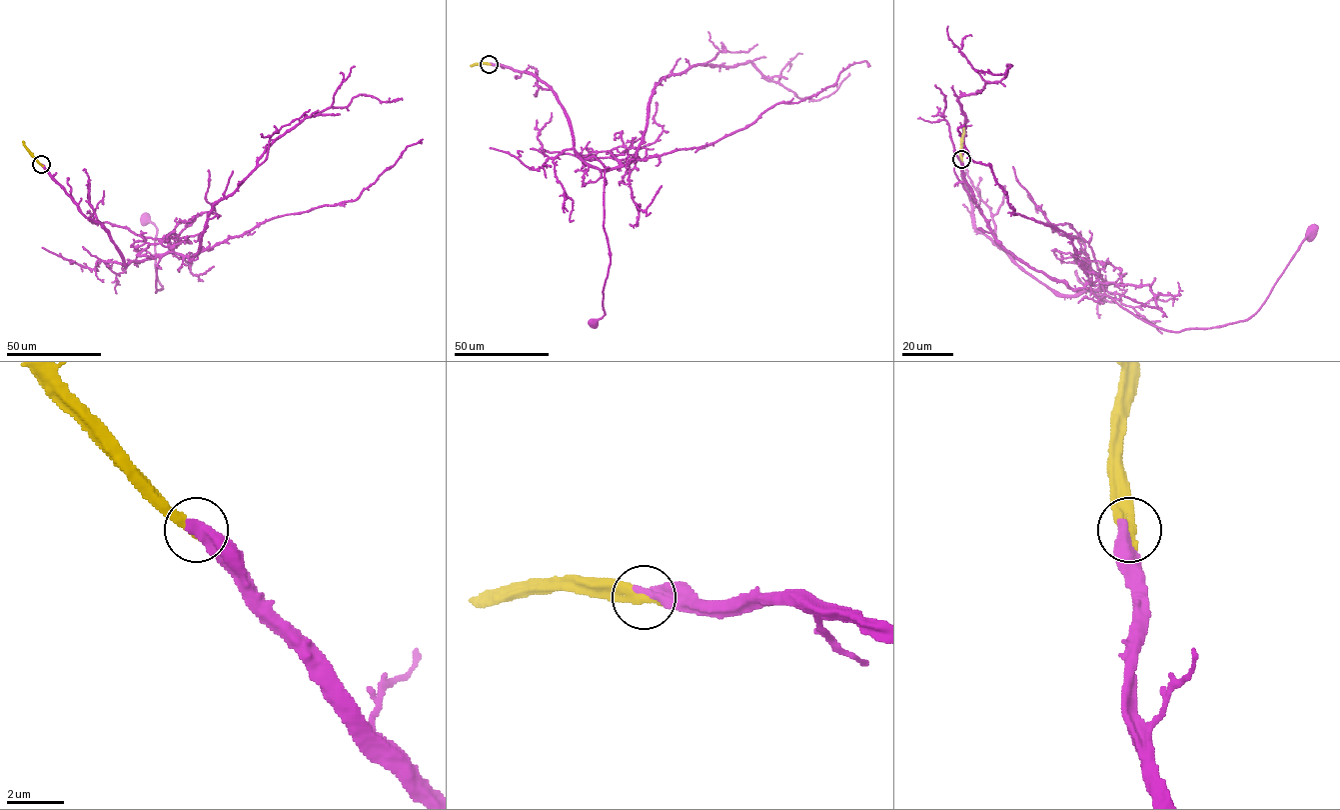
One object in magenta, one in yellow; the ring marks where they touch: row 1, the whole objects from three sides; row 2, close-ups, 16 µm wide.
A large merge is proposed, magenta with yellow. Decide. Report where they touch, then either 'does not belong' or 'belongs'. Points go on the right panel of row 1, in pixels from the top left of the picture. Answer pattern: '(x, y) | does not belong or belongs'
(961, 159) | belongs

